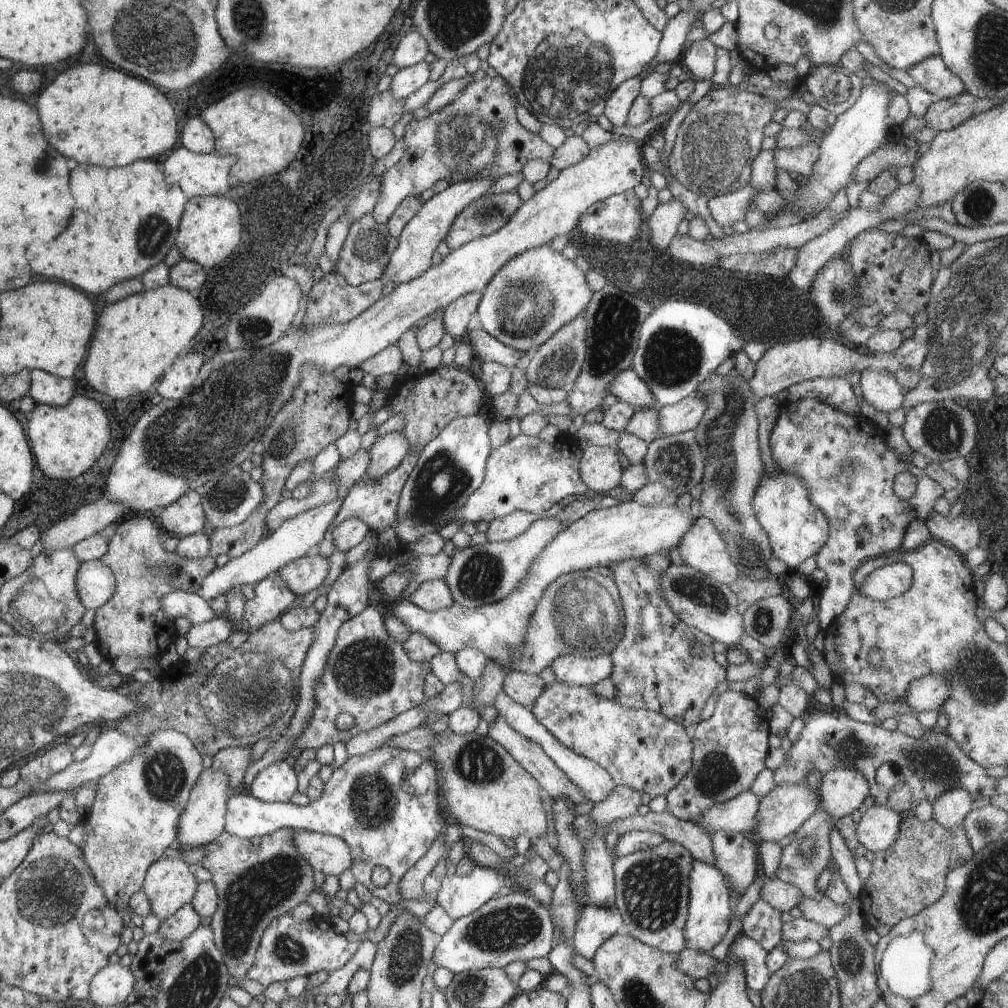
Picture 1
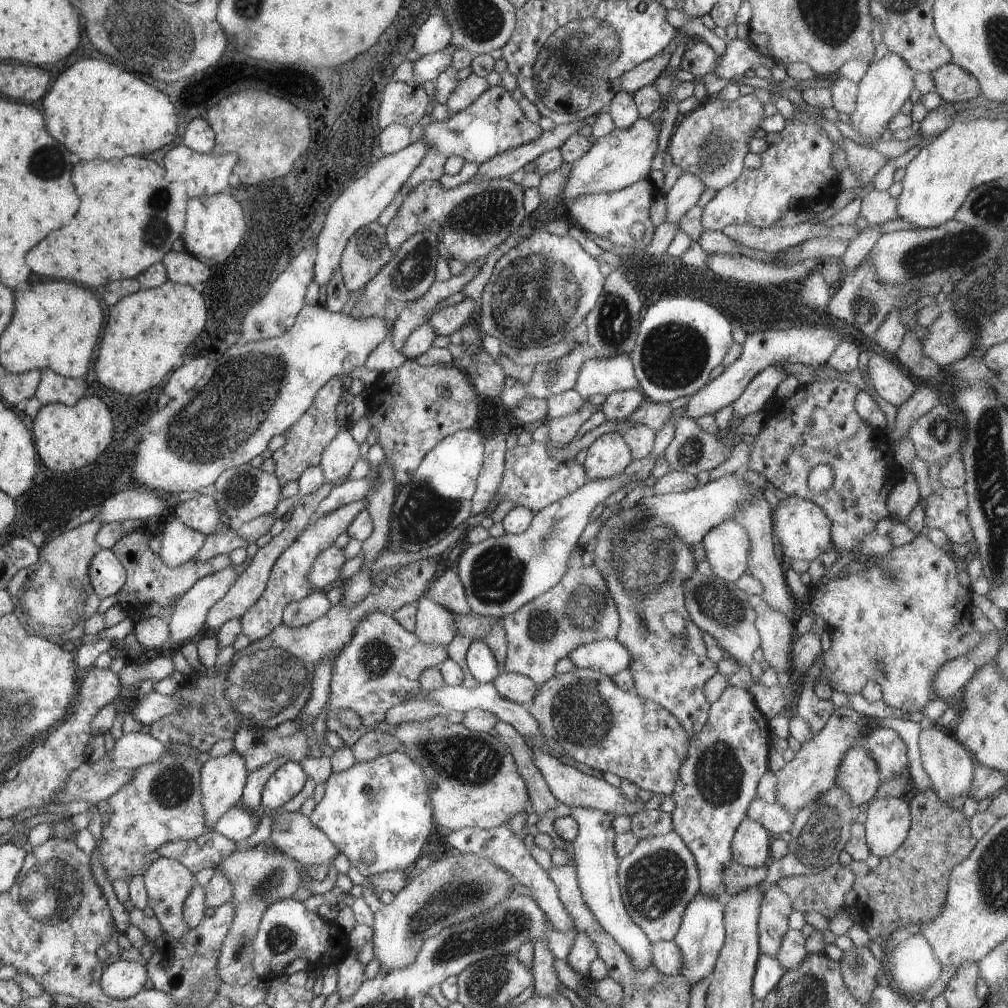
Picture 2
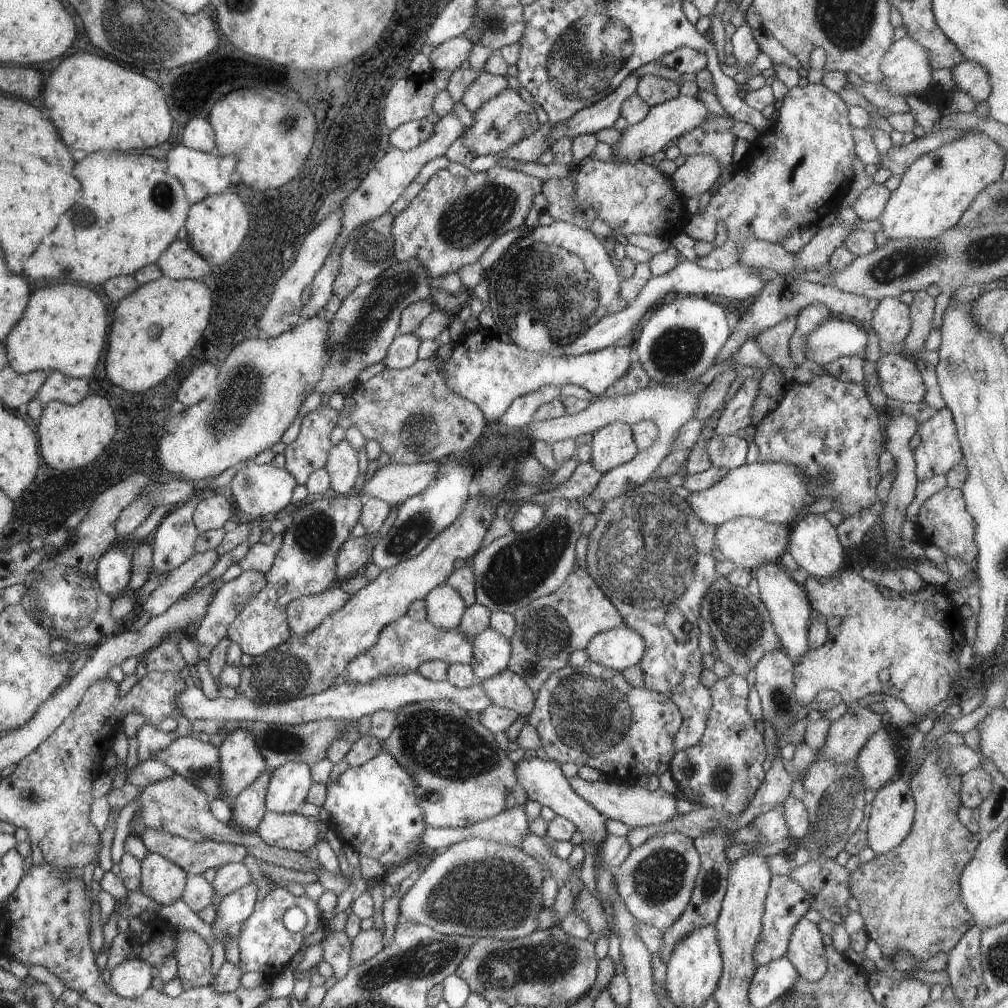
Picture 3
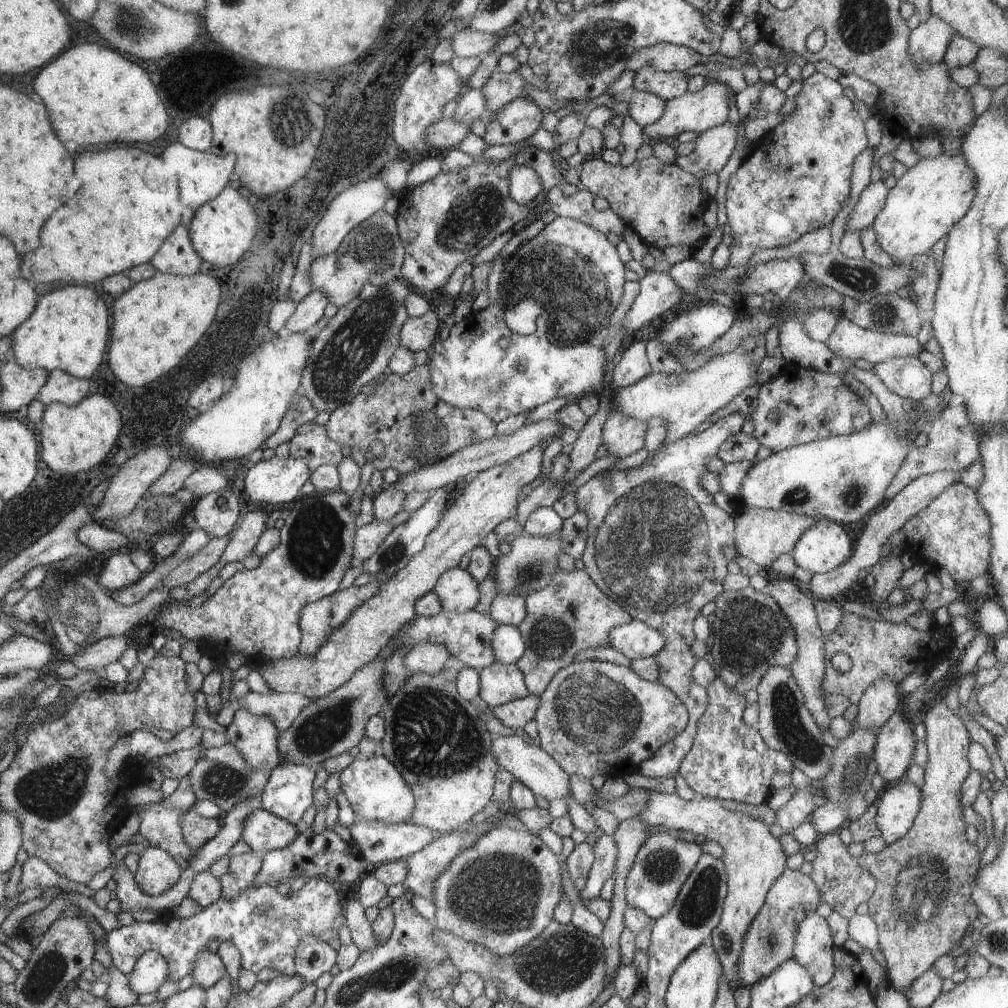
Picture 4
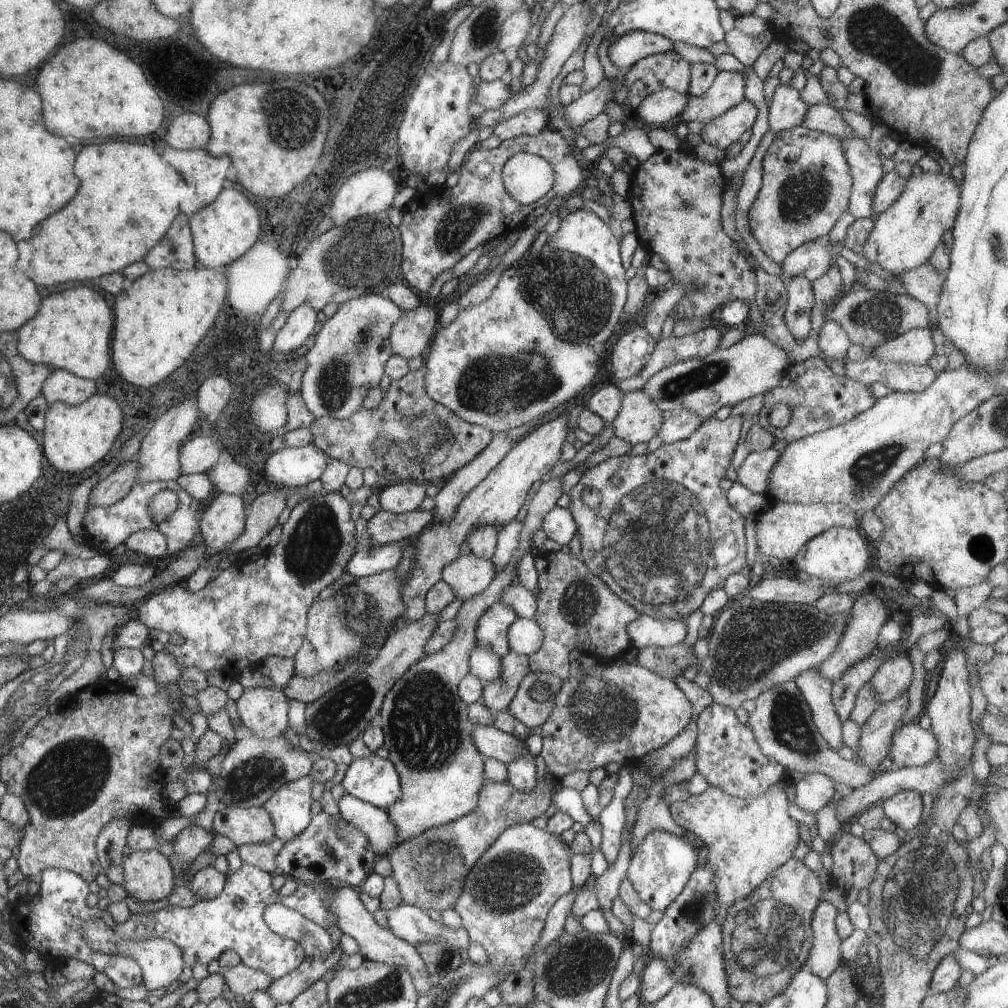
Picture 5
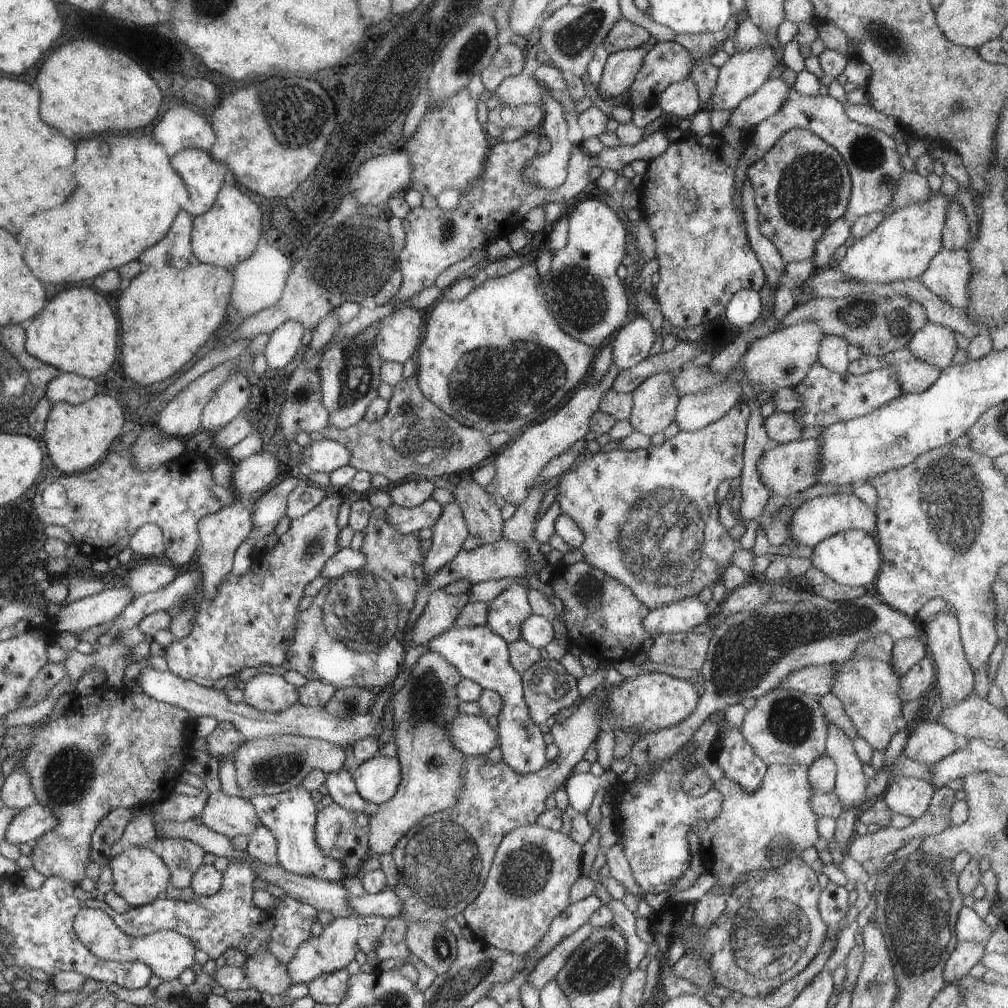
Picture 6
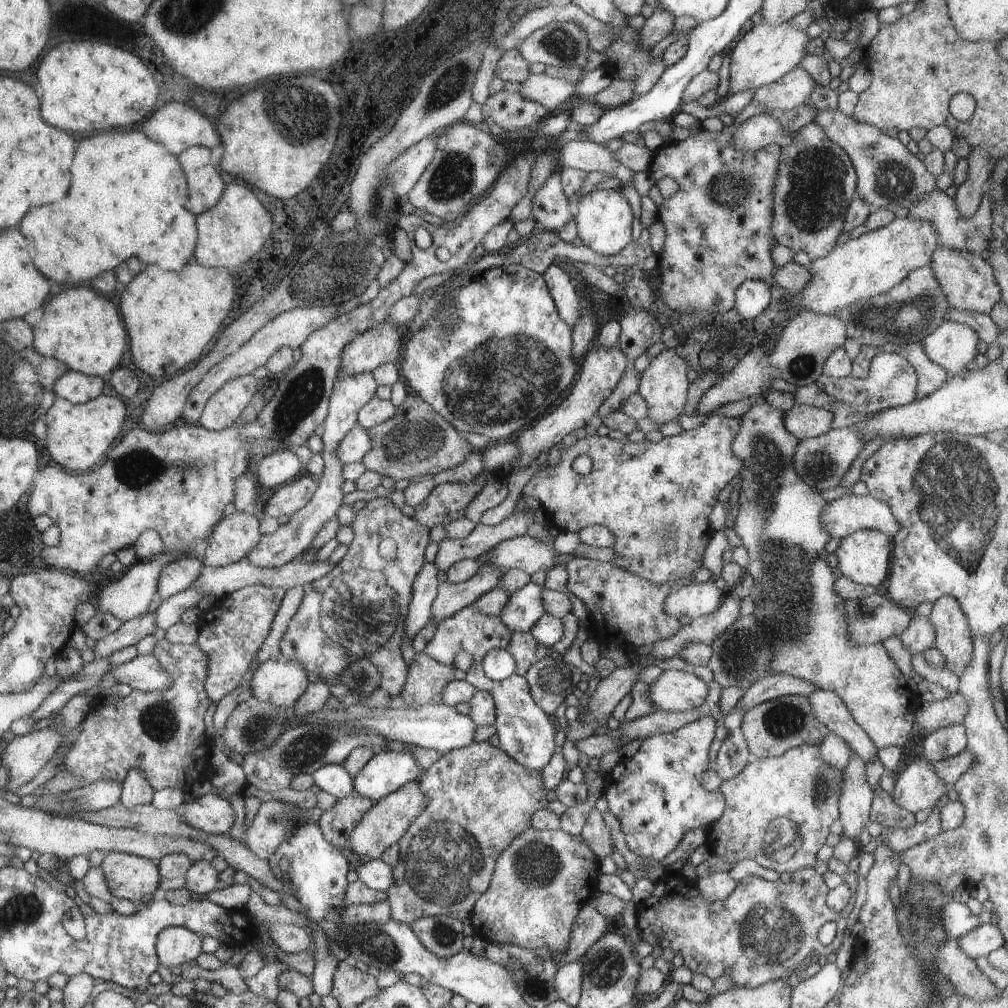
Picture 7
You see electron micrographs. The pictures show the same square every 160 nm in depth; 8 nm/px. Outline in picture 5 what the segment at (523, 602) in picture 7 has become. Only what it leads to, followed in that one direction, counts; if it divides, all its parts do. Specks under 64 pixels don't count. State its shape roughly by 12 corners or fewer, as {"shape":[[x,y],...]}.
{"shape":[[494,603],[478,622],[477,642],[504,658],[517,614]]}

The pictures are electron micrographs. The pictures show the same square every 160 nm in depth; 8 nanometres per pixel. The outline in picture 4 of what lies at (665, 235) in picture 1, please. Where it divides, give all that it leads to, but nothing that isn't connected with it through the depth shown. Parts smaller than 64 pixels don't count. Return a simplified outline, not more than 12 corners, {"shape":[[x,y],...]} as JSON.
{"shape":[[728,120],[699,134],[675,164],[701,182],[724,168],[738,126]]}

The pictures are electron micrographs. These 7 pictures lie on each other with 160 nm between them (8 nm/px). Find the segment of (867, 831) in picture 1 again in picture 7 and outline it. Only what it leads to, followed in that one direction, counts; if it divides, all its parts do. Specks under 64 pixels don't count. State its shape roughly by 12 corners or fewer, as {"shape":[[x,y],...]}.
{"shape":[[926,758],[894,776],[891,797],[929,812],[951,788]]}

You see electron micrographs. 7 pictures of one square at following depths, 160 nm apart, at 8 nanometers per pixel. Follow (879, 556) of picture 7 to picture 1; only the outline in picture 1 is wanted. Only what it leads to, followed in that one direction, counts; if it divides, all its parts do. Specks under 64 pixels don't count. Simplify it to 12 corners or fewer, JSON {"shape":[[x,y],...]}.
{"shape":[[764,474],[752,502],[788,569],[828,541],[826,516],[794,474]]}

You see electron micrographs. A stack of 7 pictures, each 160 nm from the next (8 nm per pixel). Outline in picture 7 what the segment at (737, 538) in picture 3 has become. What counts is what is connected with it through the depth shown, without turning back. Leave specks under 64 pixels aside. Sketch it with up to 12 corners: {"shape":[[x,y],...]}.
{"shape":[[870,494],[828,501],[819,518],[839,539],[864,529],[891,537],[891,508]]}

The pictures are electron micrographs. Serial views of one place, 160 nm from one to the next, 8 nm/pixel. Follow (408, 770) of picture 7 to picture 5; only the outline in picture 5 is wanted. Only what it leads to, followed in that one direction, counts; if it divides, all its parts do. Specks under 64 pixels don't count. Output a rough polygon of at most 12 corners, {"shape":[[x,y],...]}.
{"shape":[[354,759],[341,783],[350,796],[385,811],[403,796],[394,763]]}

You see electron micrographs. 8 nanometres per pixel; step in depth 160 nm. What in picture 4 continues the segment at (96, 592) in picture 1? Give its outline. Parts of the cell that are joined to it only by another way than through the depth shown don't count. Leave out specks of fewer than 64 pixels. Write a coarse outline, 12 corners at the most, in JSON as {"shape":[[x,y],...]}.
{"shape":[[125,550],[104,564],[99,581],[106,590],[122,590],[142,576]]}

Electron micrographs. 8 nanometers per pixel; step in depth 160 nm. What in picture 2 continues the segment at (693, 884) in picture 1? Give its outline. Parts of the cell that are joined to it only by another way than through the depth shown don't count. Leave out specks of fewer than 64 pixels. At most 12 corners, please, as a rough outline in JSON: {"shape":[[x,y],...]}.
{"shape":[[698,894],[674,944],[682,978],[712,974],[724,947],[724,900]]}

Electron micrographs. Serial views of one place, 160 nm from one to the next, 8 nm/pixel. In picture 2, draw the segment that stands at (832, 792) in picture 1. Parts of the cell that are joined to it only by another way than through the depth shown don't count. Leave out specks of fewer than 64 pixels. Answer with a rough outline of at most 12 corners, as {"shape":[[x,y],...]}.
{"shape":[[857,745],[842,758],[835,784],[854,809],[881,783],[876,758]]}

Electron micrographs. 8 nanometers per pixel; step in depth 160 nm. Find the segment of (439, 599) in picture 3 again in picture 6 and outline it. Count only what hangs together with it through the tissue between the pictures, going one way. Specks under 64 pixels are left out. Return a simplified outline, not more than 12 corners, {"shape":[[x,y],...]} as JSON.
{"shape":[[515,540],[462,549],[430,576],[416,595],[409,626],[427,592],[451,582],[530,576],[527,548]]}

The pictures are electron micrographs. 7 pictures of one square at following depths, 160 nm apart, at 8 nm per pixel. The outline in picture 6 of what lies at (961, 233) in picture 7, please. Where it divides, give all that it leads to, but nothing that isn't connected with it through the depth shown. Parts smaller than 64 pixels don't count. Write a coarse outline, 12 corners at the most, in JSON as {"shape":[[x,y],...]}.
{"shape":[[905,171],[898,179],[890,206],[925,201],[931,191],[925,176]]}

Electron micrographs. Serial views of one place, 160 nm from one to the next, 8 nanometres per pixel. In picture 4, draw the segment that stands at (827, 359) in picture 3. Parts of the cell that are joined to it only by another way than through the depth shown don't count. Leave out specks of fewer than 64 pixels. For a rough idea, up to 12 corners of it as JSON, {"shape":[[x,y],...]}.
{"shape":[[839,316],[825,343],[843,359],[876,364],[918,356],[922,336],[871,331]]}

